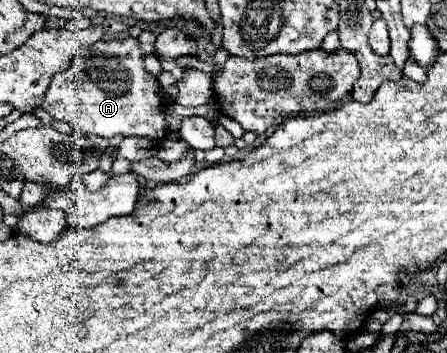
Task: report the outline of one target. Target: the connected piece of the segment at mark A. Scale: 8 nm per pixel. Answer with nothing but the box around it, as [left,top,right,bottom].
[41,37,169,143]

